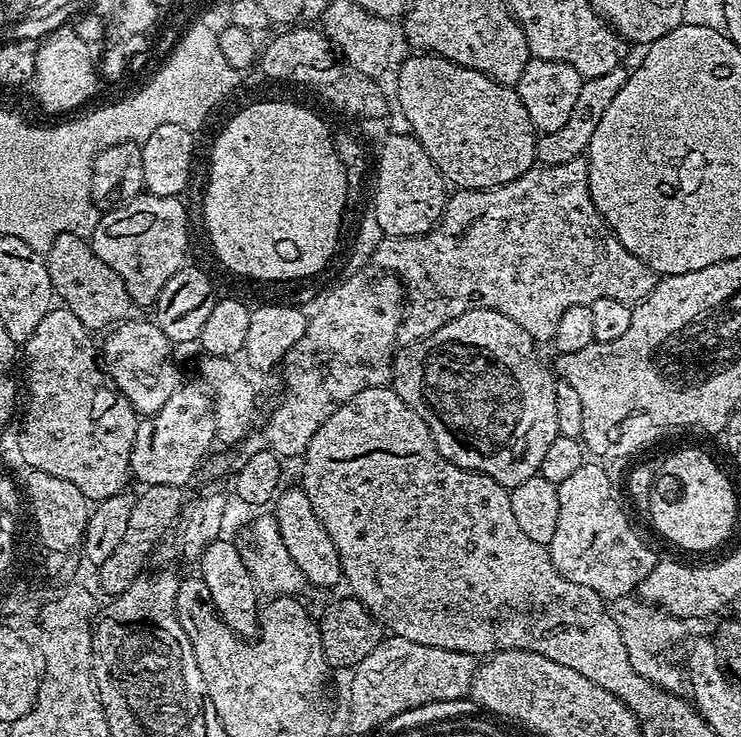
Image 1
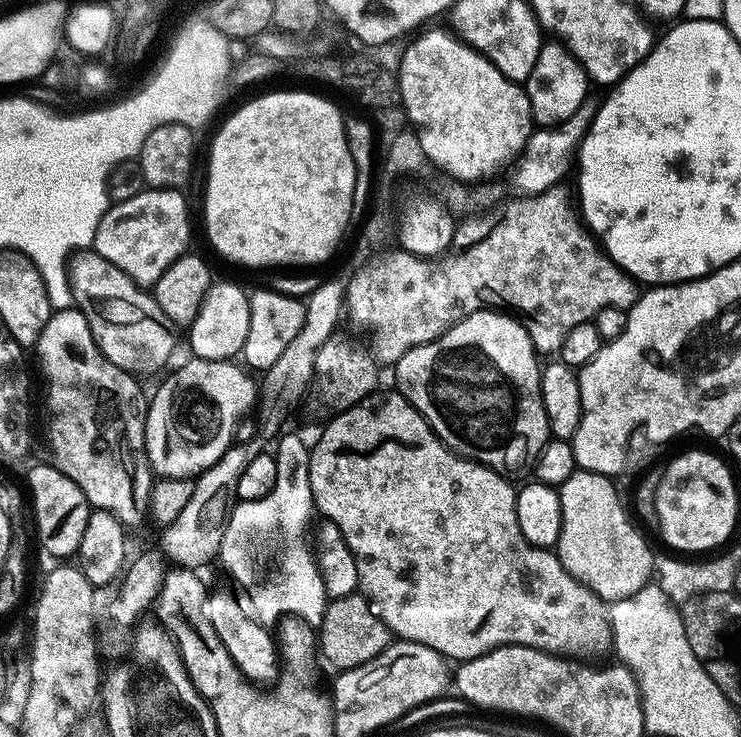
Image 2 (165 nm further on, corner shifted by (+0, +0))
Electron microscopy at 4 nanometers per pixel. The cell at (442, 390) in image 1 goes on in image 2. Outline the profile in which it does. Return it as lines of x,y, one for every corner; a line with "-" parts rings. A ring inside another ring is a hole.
481,310
463,316
437,340
406,350
394,365
395,387
420,411
422,418
426,418
447,448
495,472
513,474
527,464
528,467
535,465
538,454
550,439
540,385
542,364
536,359
537,350
520,321
503,310

